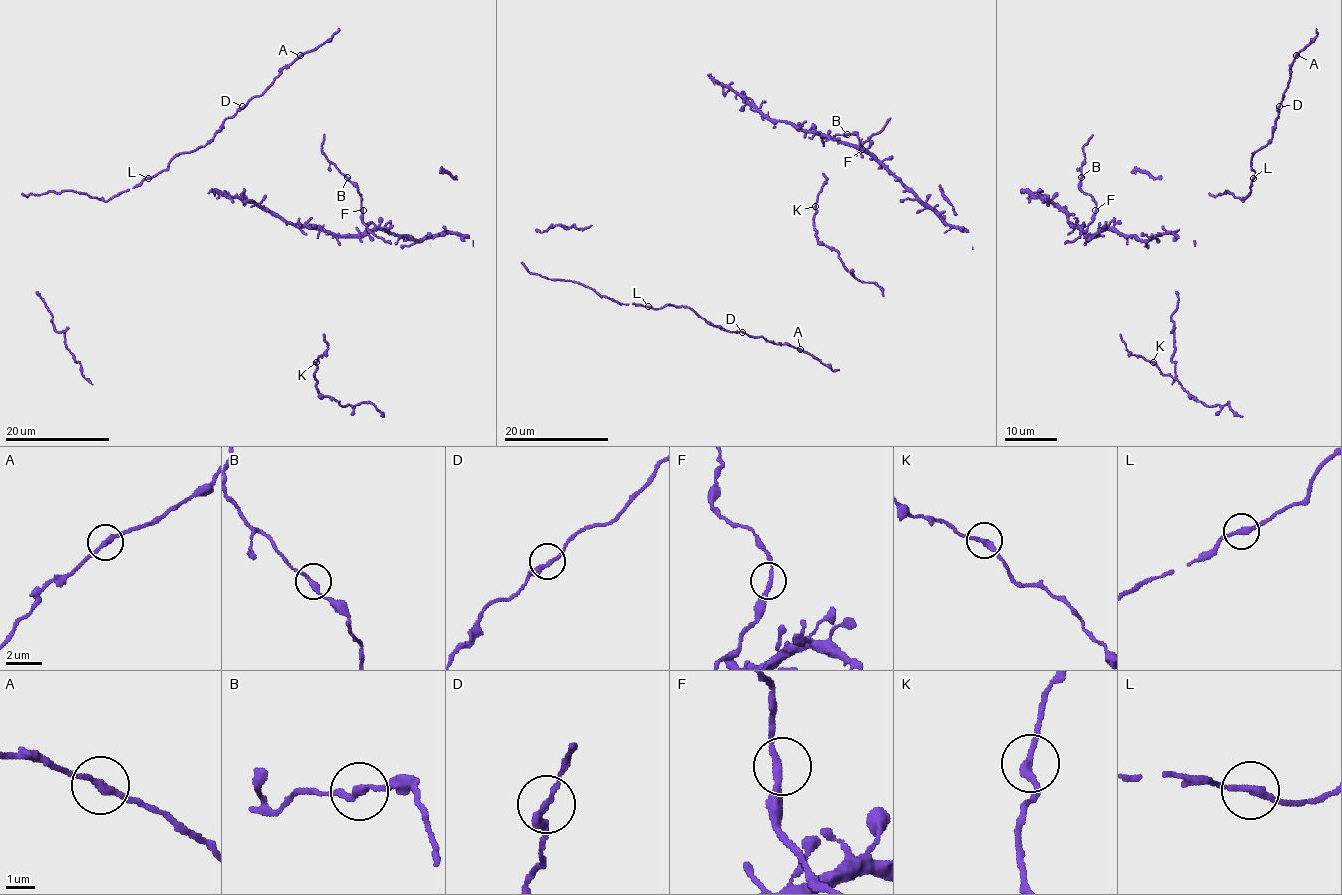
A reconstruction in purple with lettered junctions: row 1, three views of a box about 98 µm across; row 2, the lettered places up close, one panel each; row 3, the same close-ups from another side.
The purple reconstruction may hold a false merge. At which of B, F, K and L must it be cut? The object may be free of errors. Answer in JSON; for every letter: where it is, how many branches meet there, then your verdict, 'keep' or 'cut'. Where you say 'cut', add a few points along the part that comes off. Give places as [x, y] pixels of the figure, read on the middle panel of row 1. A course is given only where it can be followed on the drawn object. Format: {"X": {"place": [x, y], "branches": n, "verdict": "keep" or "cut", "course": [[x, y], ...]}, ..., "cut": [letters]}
{"B": {"place": [847, 134], "branches": 2, "verdict": "keep"}, "F": {"place": [862, 149], "branches": 2, "verdict": "keep"}, "K": {"place": [815, 206], "branches": 2, "verdict": "keep"}, "L": {"place": [648, 306], "branches": 2, "verdict": "keep"}, "cut": []}

